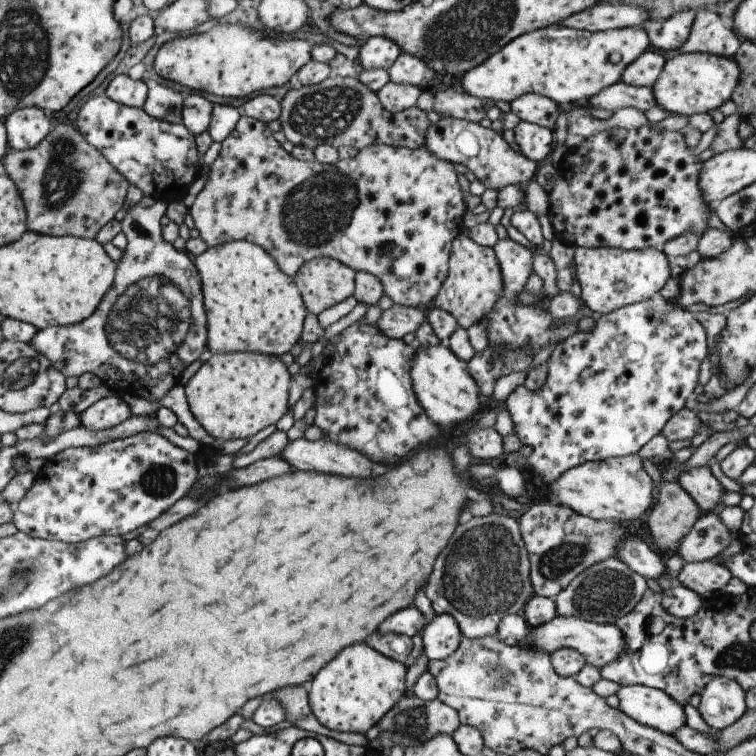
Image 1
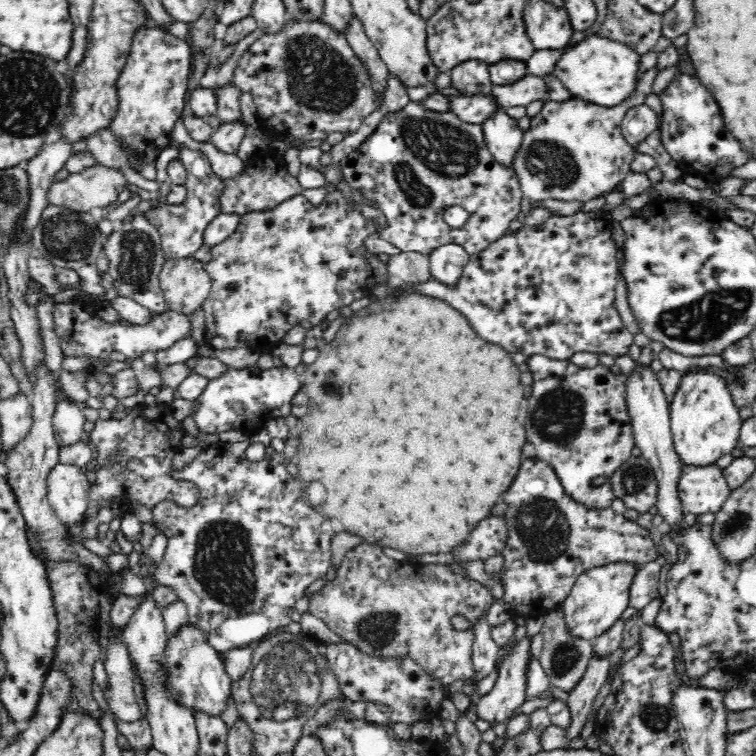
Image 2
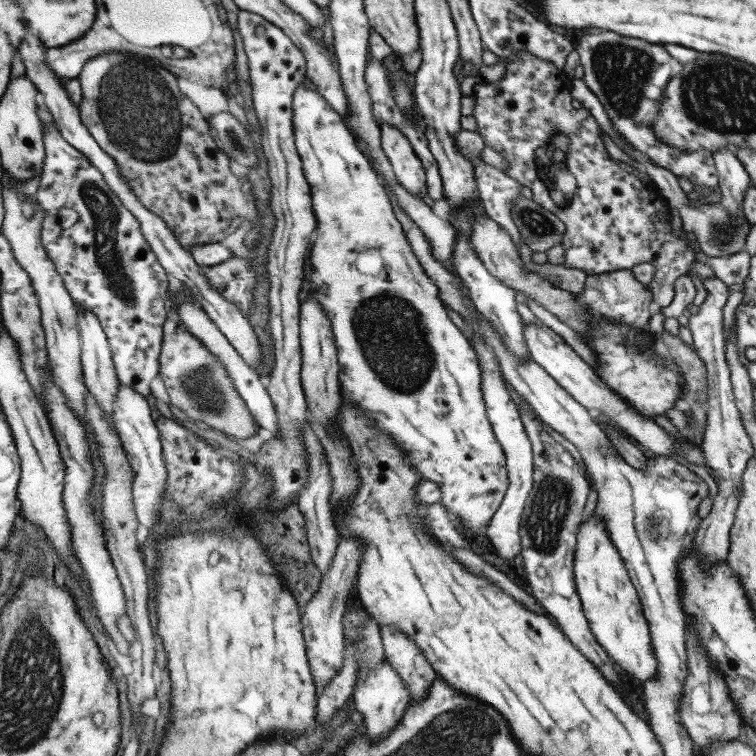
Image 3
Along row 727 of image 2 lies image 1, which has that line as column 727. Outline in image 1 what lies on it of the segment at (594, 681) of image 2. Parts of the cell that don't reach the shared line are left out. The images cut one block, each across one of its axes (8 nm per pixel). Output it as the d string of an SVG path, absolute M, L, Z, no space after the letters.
M709 559L685 563L674 575L679 585L693 590L701 597L707 597L720 593L720 589L729 582L731 572L727 566Z

